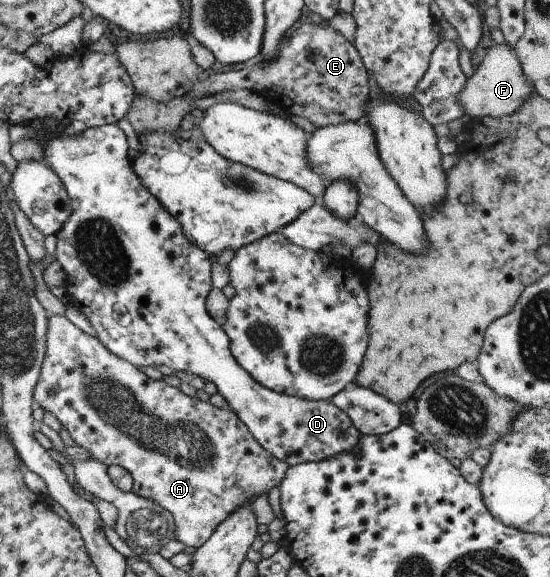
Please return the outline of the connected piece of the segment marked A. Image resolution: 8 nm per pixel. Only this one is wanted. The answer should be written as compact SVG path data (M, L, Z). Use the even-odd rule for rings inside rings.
M48 315L46 327L44 357L40 365L37 384L33 389L33 400L36 402L36 407L42 407L42 409L54 415L61 427L69 433L74 445L80 447L80 449L84 449L84 451L88 451L90 460L99 461L107 466L114 464L122 467L126 473L130 473L130 477L132 477L132 489L130 489L130 492L138 495L138 497L142 497L142 499L148 499L148 501L160 505L162 509L166 509L172 515L172 521L174 521L174 539L176 541L180 541L186 547L200 547L230 513L236 511L238 507L250 506L251 502L258 495L268 493L272 487L279 485L287 468L286 463L278 461L265 449L262 449L262 446L258 445L256 440L250 435L246 426L228 407L215 407L208 401L201 401L195 396L190 397L182 393L177 387L168 385L164 381L148 378L131 363L110 353L97 337L91 337L83 333L78 327L68 321L65 316Z

